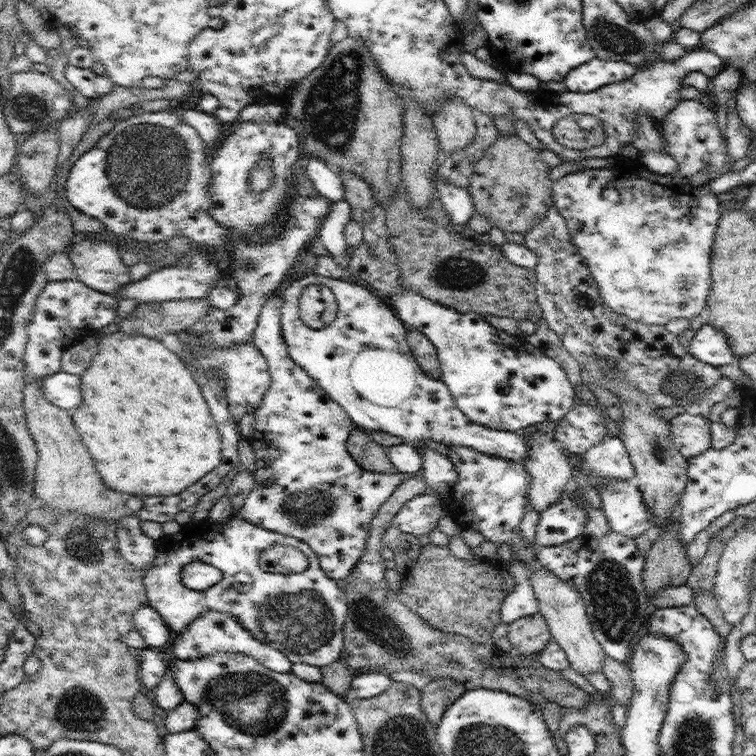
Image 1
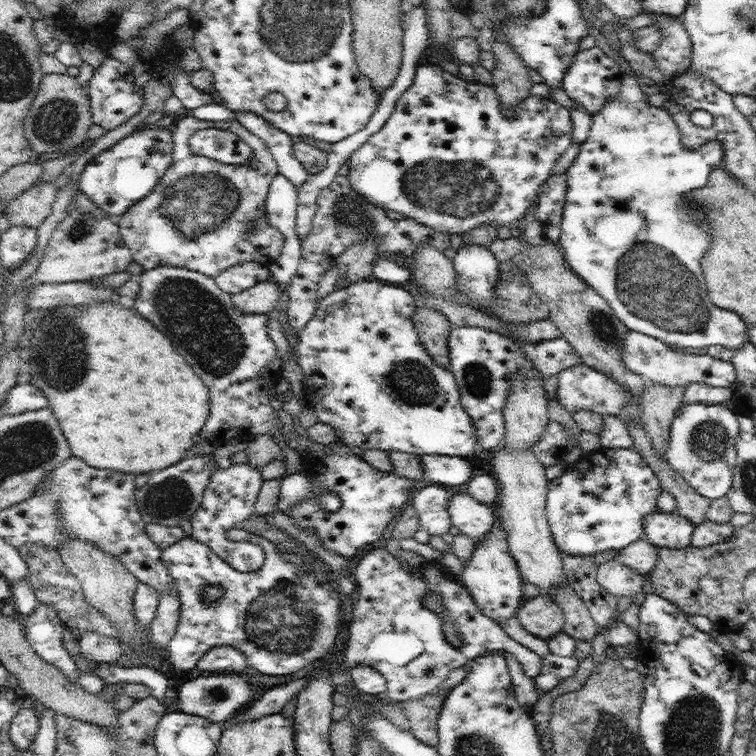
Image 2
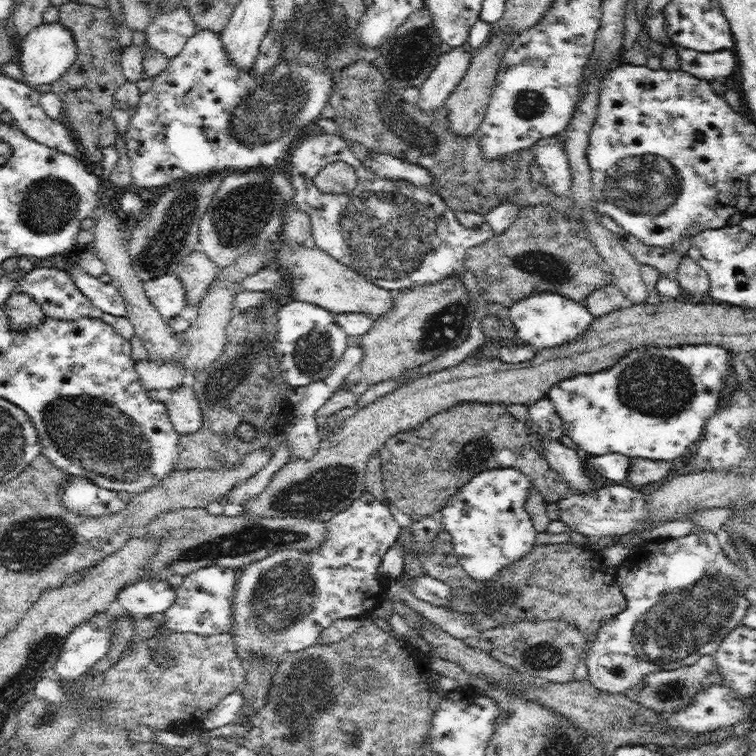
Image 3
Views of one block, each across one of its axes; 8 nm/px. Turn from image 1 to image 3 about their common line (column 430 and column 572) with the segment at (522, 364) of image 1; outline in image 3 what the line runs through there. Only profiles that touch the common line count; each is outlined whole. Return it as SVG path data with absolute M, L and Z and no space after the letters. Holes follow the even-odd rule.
M538 292L538 294L532 294L528 298L522 298L522 300L514 302L509 309L508 317L517 329L515 340L512 342L528 345L536 352L575 342L578 336L586 332L586 328L595 319L595 316L590 314L584 303L549 292Z

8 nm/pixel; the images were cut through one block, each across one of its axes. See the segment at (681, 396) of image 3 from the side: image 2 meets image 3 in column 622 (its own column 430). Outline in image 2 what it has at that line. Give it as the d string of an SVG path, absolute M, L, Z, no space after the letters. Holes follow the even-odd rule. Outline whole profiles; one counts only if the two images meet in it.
M378 279L367 281L359 280L346 284L342 289L334 289L324 299L318 301L314 316L306 323L299 334L297 362L304 372L303 404L312 409L319 420L330 424L338 440L348 447L359 452L360 450L399 450L412 454L442 454L448 457L462 457L471 460L485 452L477 443L475 428L470 415L461 406L460 391L455 376L447 368L438 366L430 353L422 346L419 334L413 325L412 315L417 309L412 292L405 285L389 284Z

